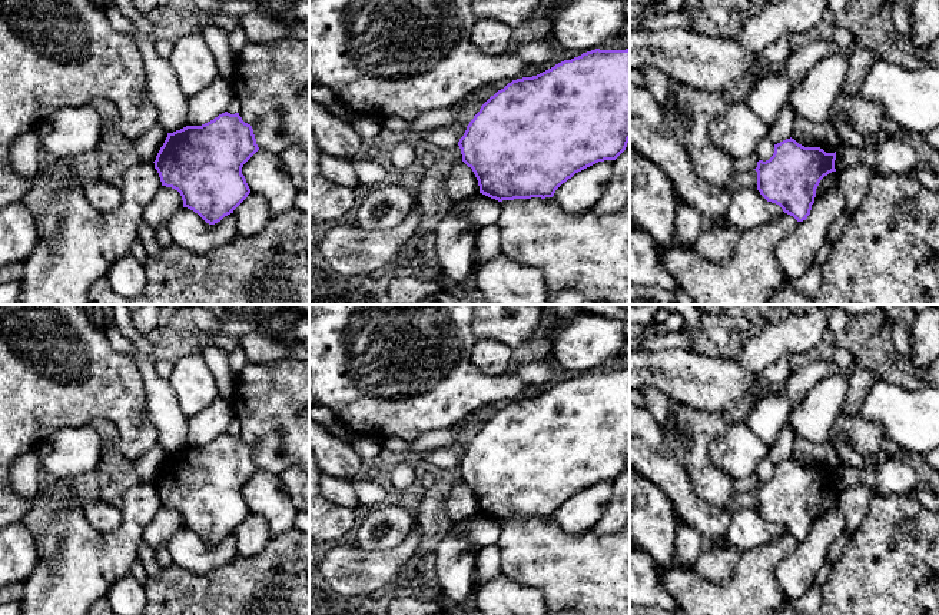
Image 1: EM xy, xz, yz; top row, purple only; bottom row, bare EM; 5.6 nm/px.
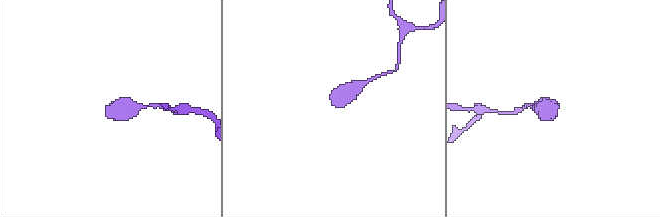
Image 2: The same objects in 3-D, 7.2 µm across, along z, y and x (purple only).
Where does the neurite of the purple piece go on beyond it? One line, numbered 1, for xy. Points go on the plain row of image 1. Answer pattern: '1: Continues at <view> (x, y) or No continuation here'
1: No continuation here

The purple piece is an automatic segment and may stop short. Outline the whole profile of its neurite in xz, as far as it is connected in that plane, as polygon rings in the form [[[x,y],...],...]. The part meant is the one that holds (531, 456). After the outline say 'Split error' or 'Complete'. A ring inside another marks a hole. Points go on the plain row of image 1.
[[[591,370],[532,396],[512,400],[491,416],[459,459],[462,482],[472,489],[480,513],[514,521],[553,518],[575,493],[604,481],[616,481],[630,461],[630,370]]]. Complete

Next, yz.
[[[794,459],[774,465],[773,476],[757,482],[757,511],[797,542],[807,539],[820,501],[835,489],[836,472],[804,468]]]. Complete

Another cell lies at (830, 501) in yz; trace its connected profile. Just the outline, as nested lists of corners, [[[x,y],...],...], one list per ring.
[[[832,492],[829,493],[827,496],[824,496],[817,509],[816,509],[816,518],[814,521],[817,521],[819,518],[822,518],[824,513],[827,513],[829,511],[832,511],[833,508],[837,506],[837,498],[839,498],[839,493],[837,492]]]

